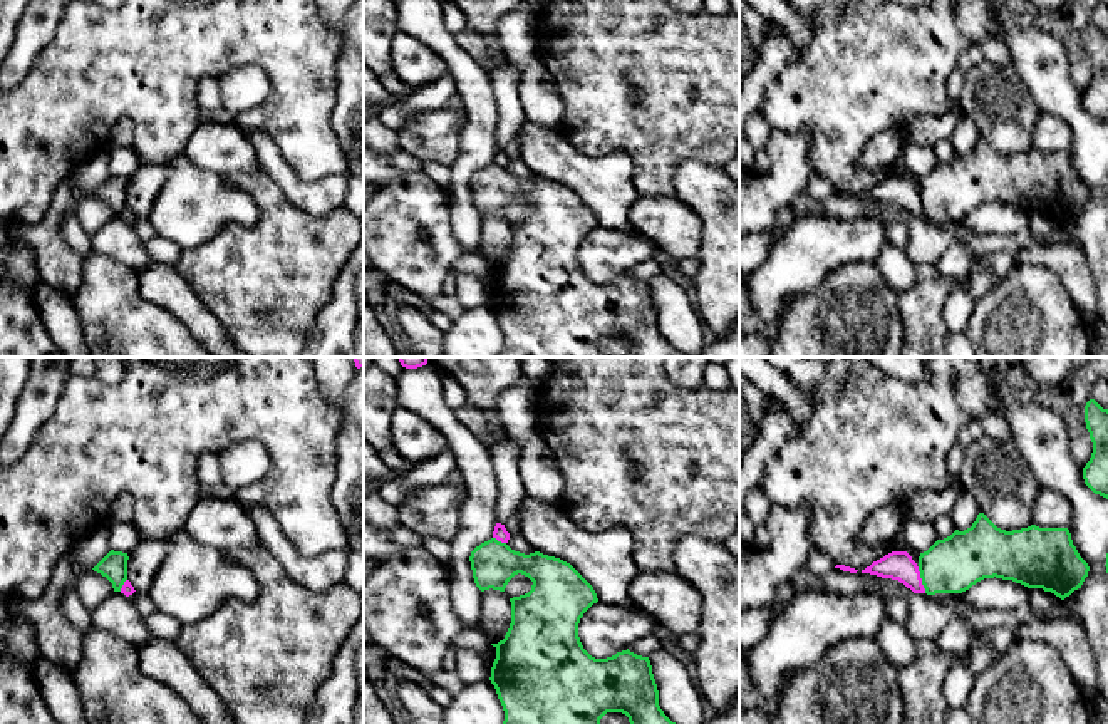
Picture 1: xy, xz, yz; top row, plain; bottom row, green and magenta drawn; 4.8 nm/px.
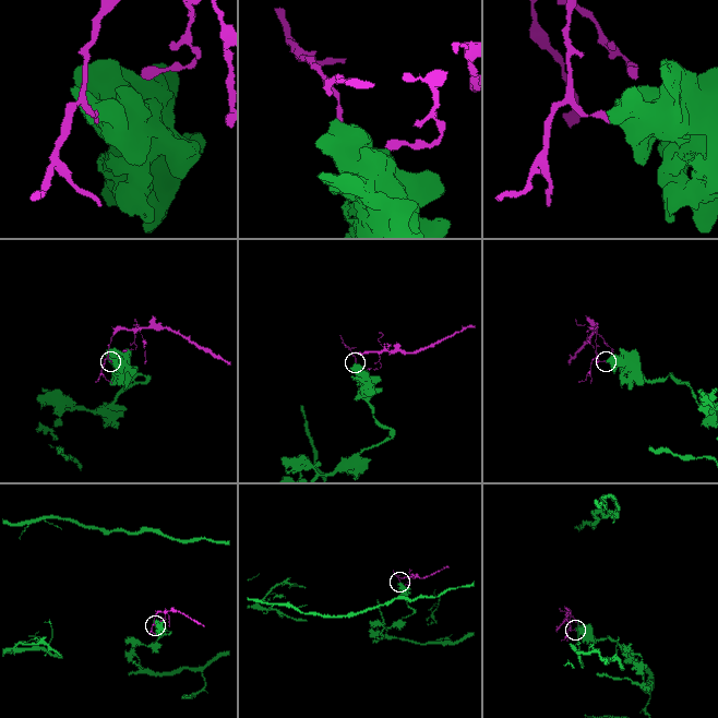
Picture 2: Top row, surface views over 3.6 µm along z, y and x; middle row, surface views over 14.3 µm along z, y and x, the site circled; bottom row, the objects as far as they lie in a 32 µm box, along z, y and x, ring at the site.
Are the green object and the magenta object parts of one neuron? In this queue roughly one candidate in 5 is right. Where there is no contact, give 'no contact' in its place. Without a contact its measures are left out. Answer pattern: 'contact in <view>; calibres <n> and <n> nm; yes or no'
contact in yz; calibres 280 and 140 nm; no

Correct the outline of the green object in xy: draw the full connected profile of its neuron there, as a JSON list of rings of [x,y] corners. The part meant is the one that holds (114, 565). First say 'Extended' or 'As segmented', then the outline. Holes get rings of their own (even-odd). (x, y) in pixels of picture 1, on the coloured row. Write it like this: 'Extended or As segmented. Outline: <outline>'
As segmented. Outline: [[[111,550],[92,570],[106,577],[114,592],[121,592],[127,580],[127,553]]]

